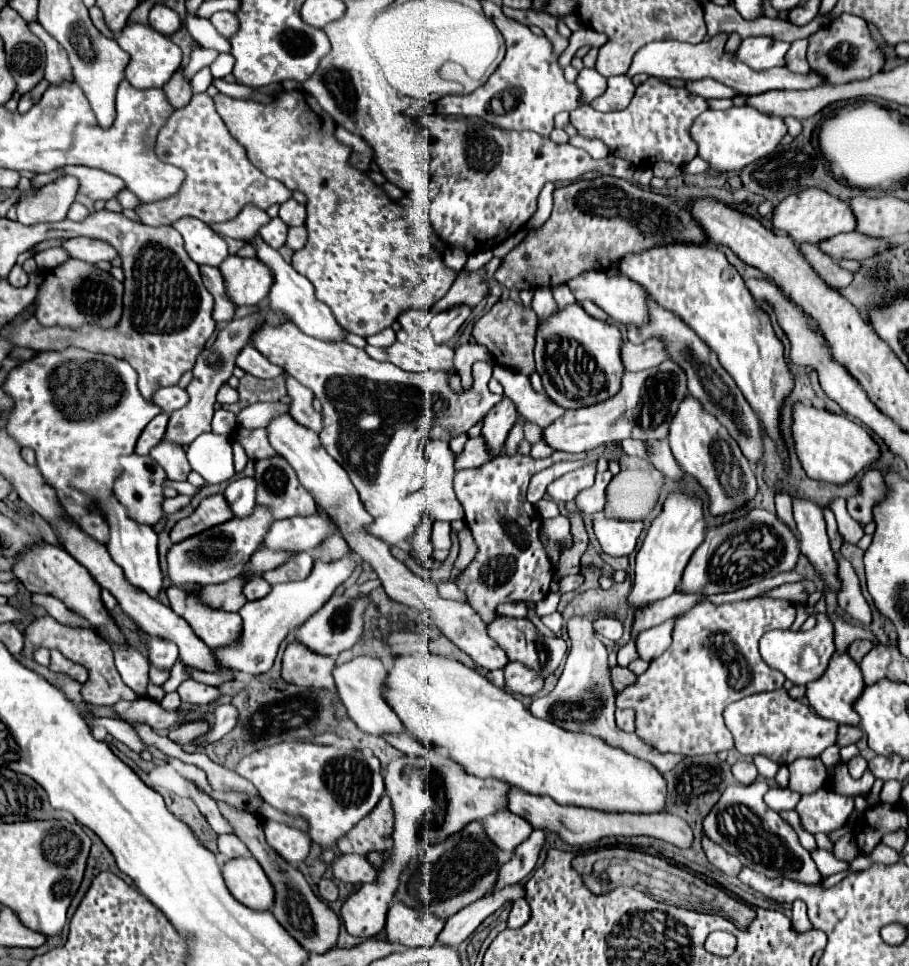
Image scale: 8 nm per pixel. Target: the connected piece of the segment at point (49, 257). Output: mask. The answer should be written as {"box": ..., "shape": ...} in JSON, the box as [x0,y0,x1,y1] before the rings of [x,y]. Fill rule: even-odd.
{"box":[35,248,67,270],"shape":[[[49,248],[45,252],[37,252],[35,256],[35,262],[41,270],[53,270],[57,268],[59,264],[63,264],[67,260],[67,254],[63,254],[63,248]]]}

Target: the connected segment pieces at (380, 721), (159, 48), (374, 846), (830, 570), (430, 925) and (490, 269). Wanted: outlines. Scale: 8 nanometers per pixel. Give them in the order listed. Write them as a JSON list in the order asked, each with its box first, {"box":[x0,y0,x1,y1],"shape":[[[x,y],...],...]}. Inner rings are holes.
[{"box":[333,656,407,736],"shape":[[[357,656],[341,666],[335,666],[335,670],[333,670],[335,686],[337,686],[337,692],[339,692],[343,706],[347,708],[349,718],[363,732],[375,734],[375,736],[383,736],[387,732],[407,732],[403,722],[399,722],[397,714],[387,706],[387,702],[381,696],[385,674],[387,674],[387,670],[385,670],[383,662],[379,658],[373,658],[373,656]]]},{"box":[117,22,181,88],"shape":[[[129,22],[117,36],[117,44],[131,56],[131,62],[125,68],[125,80],[135,88],[161,88],[181,66],[181,48],[151,26]]]},{"box":[337,794,395,854],"shape":[[[385,794],[375,810],[367,814],[353,830],[349,830],[343,838],[339,838],[337,846],[343,854],[369,854],[373,850],[389,850],[393,846],[393,834],[395,830],[395,812],[391,798]]]},{"box":[793,498,839,592],"shape":[[[793,498],[793,516],[797,522],[797,534],[801,540],[801,552],[811,560],[821,578],[837,592],[839,580],[835,578],[835,554],[829,546],[825,520],[821,508],[805,498]]]},{"box":[385,904,445,948],"shape":[[[393,904],[387,914],[385,932],[389,942],[399,942],[405,948],[431,948],[443,926],[445,922],[441,918],[431,918],[429,914],[419,914],[419,910],[407,910],[407,906]]]},{"box":[431,258,499,314],"shape":[[[493,258],[487,266],[483,266],[481,270],[477,270],[477,272],[473,272],[473,274],[467,274],[467,272],[459,272],[459,276],[457,276],[457,280],[455,280],[455,284],[451,286],[451,290],[445,294],[445,298],[441,298],[433,308],[431,308],[431,312],[433,314],[439,314],[439,312],[443,312],[443,310],[449,310],[449,308],[453,308],[453,306],[461,306],[461,304],[465,304],[465,306],[469,306],[469,308],[475,308],[481,300],[483,300],[483,296],[485,296],[485,284],[487,282],[483,282],[483,276],[493,276],[493,272],[497,270],[497,266],[499,266],[499,258]]]}]

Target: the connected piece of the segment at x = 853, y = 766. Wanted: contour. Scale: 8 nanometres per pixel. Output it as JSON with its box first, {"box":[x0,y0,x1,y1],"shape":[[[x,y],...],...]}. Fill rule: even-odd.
{"box":[847,756,867,778],"shape":[[[855,756],[855,758],[851,758],[851,762],[847,762],[847,766],[849,766],[849,774],[853,778],[861,778],[867,768],[867,760],[863,756]]]}

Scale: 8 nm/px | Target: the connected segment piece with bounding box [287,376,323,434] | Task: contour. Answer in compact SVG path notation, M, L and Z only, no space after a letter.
M287 376L287 390L293 400L291 418L295 422L299 422L301 426L319 434L323 430L323 422L321 422L321 414L315 412L311 406L311 390L307 390L301 382L295 382L295 378L291 378L291 376Z

